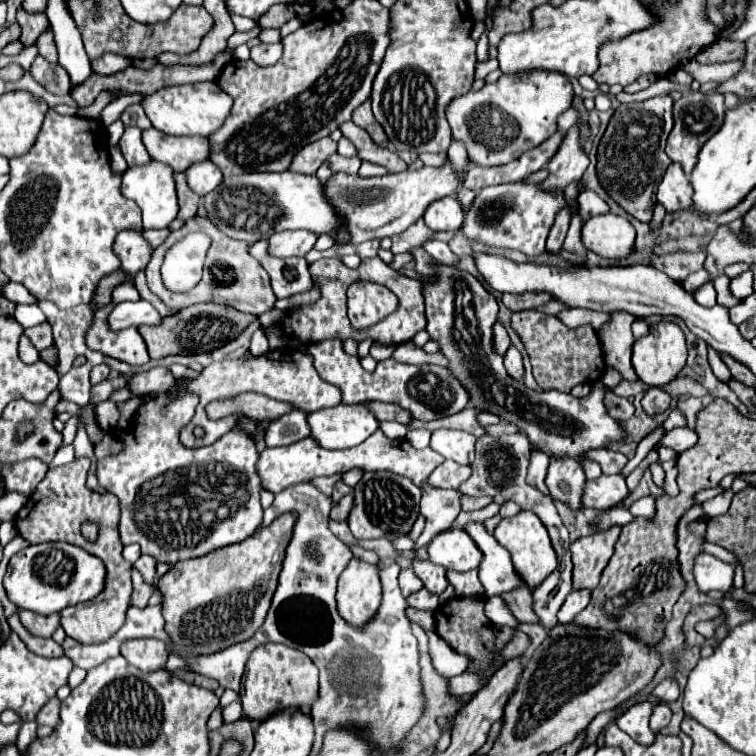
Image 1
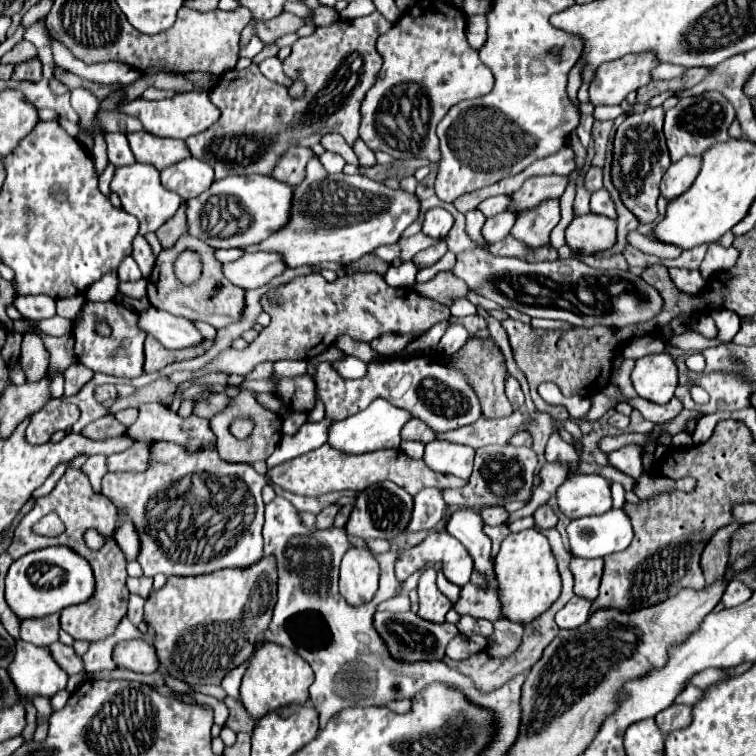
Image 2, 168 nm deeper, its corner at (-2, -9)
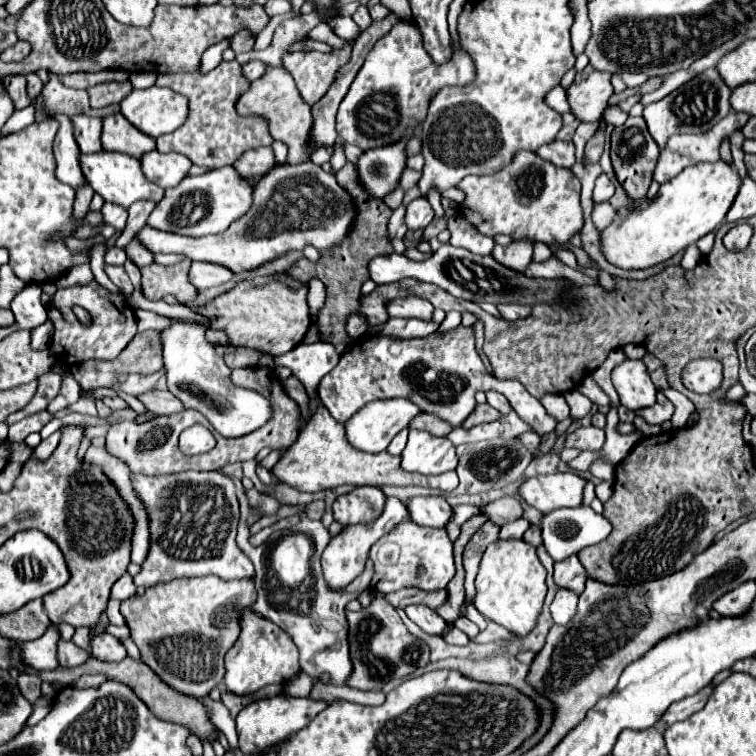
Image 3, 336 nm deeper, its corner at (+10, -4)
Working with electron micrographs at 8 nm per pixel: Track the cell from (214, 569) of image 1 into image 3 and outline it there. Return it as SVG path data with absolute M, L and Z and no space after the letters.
M216 575L184 577L180 581L168 581L168 585L152 585L144 595L126 599L120 607L126 625L130 627L132 641L142 653L142 661L172 689L184 695L208 695L224 677L224 655L236 643L240 633L242 609L250 609L256 601L254 577L240 581L224 581Z

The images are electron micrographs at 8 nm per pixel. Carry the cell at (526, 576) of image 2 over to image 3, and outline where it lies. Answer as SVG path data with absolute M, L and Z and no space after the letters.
M498 539L488 545L476 575L476 609L510 629L514 635L528 635L536 625L546 597L546 569L536 555L536 547L522 539Z

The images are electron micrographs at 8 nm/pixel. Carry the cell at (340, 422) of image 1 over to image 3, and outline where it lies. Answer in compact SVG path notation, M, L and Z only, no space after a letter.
M384 399L384 401L372 401L368 405L364 405L356 415L352 415L346 423L346 437L348 441L360 449L360 451L370 451L370 453L378 453L384 451L390 441L410 423L412 417L416 417L420 413L420 409L416 405L412 405L406 399Z

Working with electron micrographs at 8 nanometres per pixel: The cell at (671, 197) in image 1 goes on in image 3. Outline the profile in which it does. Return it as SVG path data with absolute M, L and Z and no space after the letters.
M730 113L708 133L702 135L672 135L666 147L660 153L660 159L654 169L654 181L666 183L682 173L688 165L700 161L718 161L718 147L722 137L728 137L732 131L742 129L750 117L746 113Z

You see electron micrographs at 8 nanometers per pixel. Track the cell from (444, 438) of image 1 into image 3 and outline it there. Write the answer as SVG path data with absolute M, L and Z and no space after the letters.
M410 431L408 445L402 451L402 469L424 475L454 471L458 463L456 447L446 437L434 437L426 431Z

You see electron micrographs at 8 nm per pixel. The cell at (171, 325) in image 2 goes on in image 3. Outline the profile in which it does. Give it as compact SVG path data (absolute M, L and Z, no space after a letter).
M174 321L160 331L164 345L164 367L168 375L168 391L184 401L188 409L198 409L222 437L242 437L262 427L270 419L270 403L252 389L232 385L230 369L206 341L208 325Z

